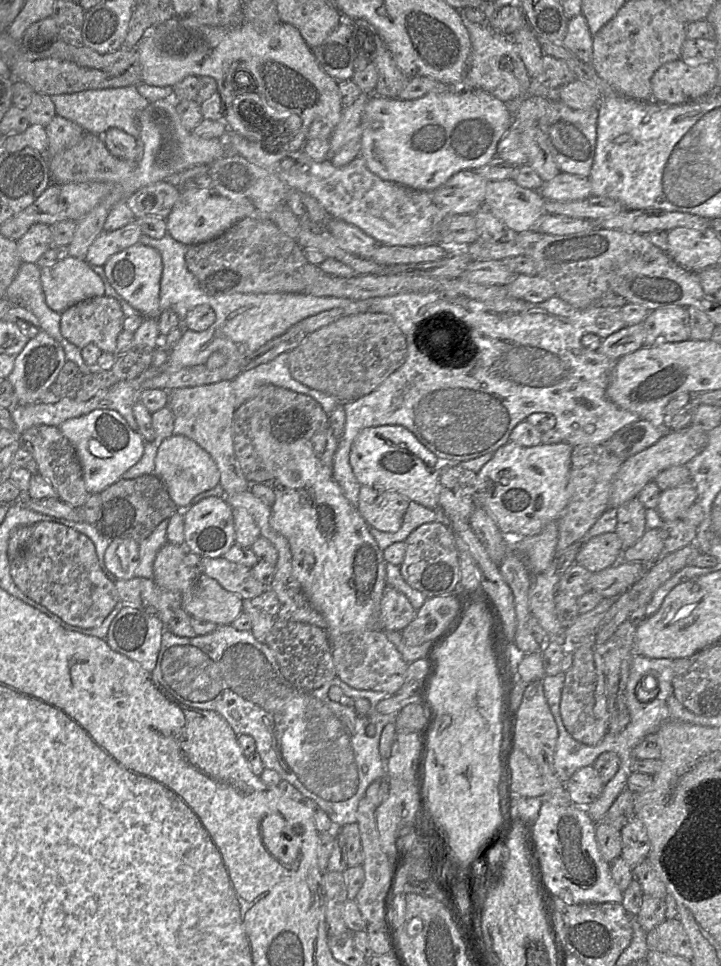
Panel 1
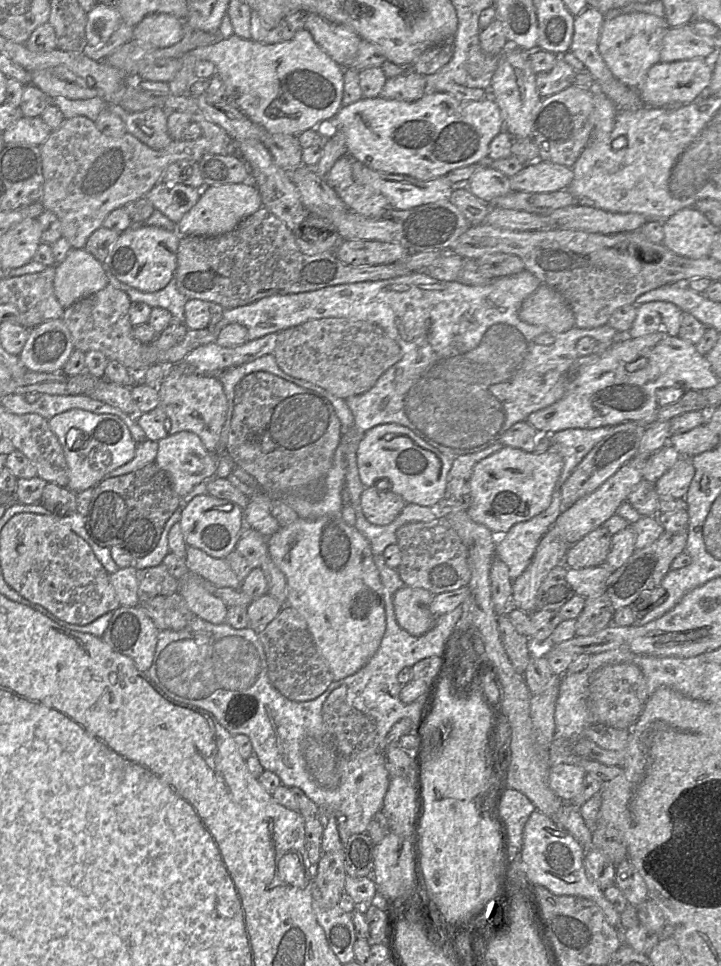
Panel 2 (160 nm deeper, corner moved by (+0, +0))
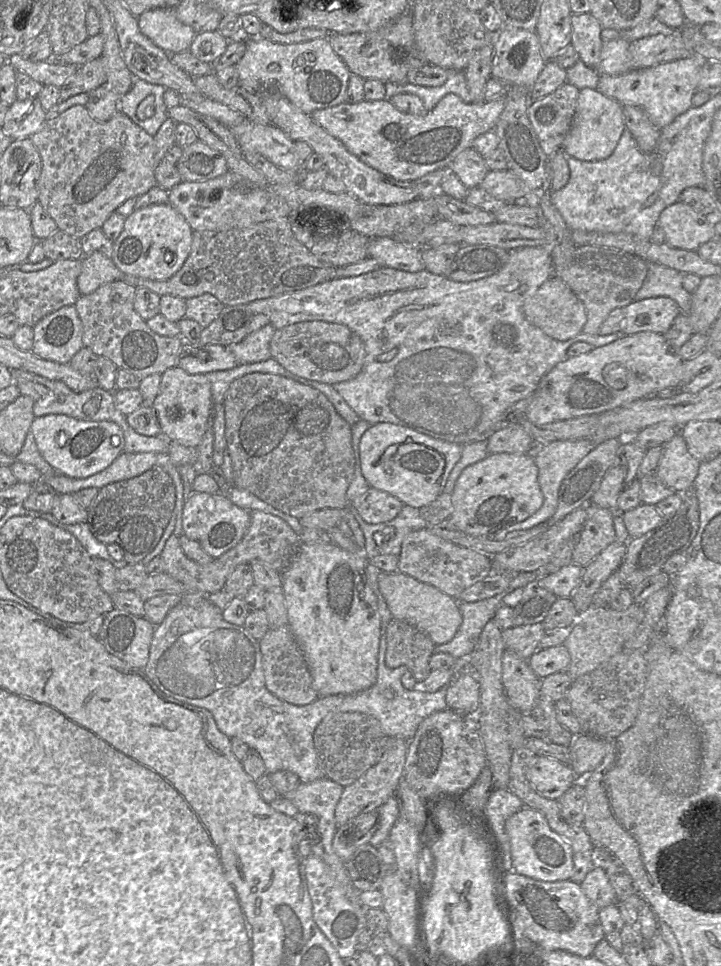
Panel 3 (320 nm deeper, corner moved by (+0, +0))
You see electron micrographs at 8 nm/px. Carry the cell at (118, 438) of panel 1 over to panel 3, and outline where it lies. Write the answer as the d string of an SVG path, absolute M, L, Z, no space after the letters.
M48 414L36 417L31 425L42 457L60 474L87 478L110 466L124 450L121 428L111 421L84 421L67 415Z

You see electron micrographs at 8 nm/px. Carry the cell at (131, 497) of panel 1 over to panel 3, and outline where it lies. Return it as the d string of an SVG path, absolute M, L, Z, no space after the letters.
M154 466L136 477L100 488L87 508L87 523L98 541L105 545L119 545L128 564L140 563L161 539L175 502L175 487L170 475L161 467Z

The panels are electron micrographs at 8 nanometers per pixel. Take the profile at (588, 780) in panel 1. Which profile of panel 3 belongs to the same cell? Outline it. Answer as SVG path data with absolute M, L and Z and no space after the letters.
M540 755L533 759L526 777L535 792L551 800L559 799L576 779L569 765Z

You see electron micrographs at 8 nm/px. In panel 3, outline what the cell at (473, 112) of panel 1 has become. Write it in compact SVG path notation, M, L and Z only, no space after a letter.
M451 93L445 95L423 116L404 113L388 99L364 99L358 103L343 102L337 106L315 110L310 116L370 167L396 180L416 181L434 170L447 167L460 152L472 146L476 137L493 130L504 107L505 97L480 103L466 103L459 96Z

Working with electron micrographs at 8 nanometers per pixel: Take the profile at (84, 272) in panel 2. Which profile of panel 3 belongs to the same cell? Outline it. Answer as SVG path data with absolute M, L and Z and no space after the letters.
M95 251L82 257L77 286L81 296L84 296L108 282L123 279L124 276L111 258Z

